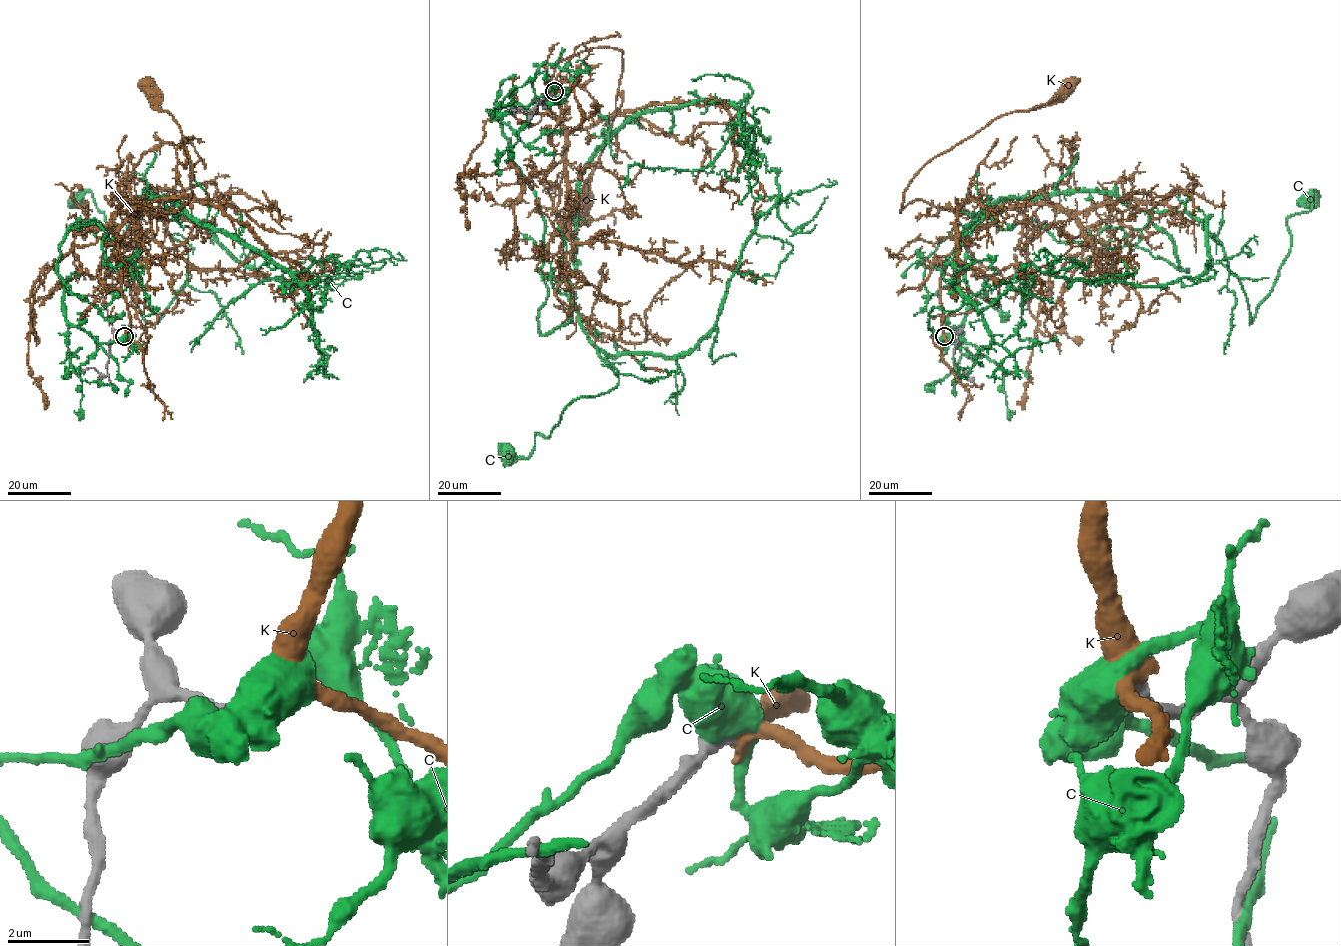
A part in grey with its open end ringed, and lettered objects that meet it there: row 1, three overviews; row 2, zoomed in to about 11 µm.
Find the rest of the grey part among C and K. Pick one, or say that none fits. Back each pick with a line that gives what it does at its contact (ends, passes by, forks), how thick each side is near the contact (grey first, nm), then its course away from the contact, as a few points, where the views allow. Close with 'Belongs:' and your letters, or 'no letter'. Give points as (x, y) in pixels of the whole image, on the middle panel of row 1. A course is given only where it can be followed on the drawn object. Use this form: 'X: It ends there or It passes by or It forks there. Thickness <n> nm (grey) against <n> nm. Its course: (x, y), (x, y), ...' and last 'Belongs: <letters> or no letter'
K: It passes by. Thickness 460 nm (grey) against 480 nm. Its course: (554, 91), (548, 111), (559, 119), (548, 101), (556, 64), (596, 47), (622, 51), (616, 112), (580, 213)
Belongs: K

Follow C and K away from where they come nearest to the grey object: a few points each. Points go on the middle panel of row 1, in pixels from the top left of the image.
C: (554, 91), (487, 111), (544, 222), (540, 333), (570, 319), (570, 296), (619, 382), (509, 455)
K: (554, 91), (548, 111), (559, 119), (548, 101), (556, 64), (596, 47), (622, 51), (616, 112), (580, 213)

